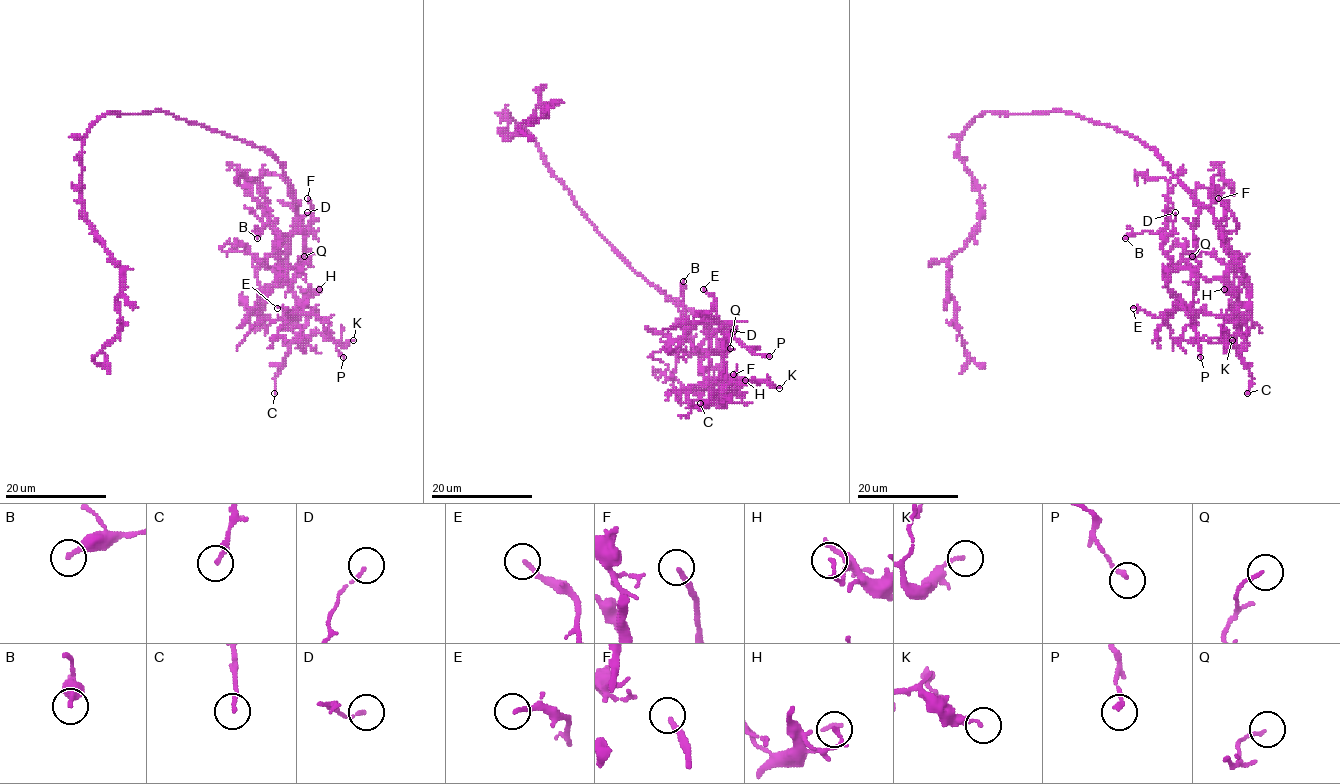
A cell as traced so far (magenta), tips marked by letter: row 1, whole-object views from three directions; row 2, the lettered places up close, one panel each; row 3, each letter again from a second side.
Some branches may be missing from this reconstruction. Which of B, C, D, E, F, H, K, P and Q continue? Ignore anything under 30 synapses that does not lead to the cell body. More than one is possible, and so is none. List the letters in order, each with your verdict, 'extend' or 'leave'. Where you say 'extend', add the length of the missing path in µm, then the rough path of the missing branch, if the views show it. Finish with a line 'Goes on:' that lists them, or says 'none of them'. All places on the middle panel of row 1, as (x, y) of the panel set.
B: leave
C: leave
D: leave
E: leave
F: extend | 30 µm | (733, 374), (727, 362), (725, 346), (713, 334), (689, 332), (681, 326), (661, 324), (656, 313)
H: leave
K: leave
P: leave
Q: leave
Goes on: F

